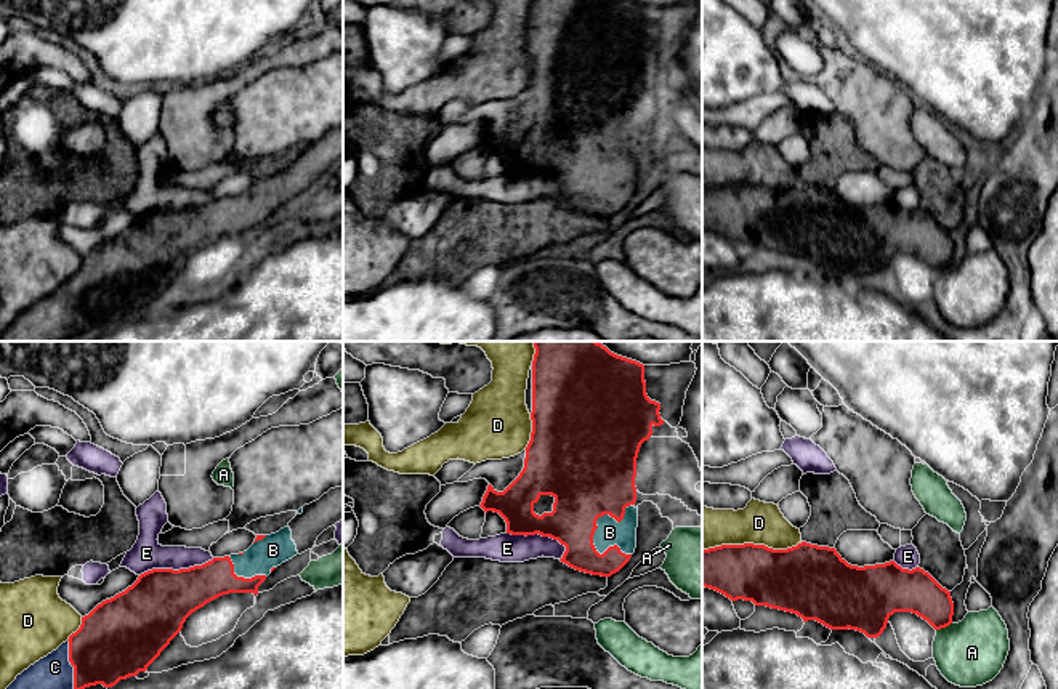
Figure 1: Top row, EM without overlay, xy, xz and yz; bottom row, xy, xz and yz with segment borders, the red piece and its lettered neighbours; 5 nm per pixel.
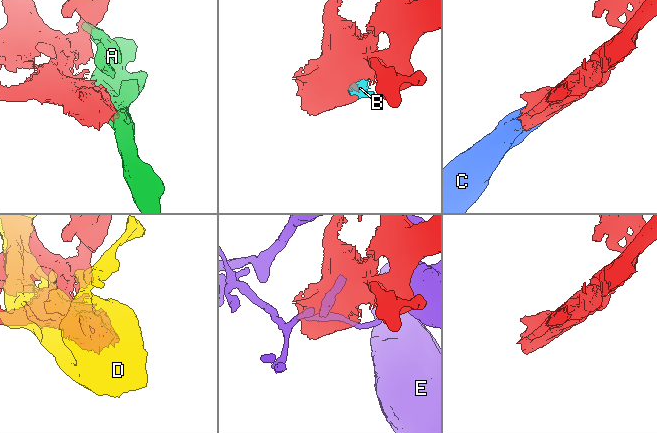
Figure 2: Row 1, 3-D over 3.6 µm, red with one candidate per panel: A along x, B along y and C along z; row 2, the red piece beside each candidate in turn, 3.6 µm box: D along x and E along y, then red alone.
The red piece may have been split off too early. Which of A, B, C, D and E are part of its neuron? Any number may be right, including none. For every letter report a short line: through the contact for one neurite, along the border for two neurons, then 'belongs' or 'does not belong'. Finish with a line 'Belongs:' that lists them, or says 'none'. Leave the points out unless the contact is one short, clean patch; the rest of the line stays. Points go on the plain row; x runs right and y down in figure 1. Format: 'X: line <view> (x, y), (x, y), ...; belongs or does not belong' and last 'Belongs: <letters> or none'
A: does not belong
B: belongs
C: belongs
D: does not belong
E: does not belong
Belongs: B, C

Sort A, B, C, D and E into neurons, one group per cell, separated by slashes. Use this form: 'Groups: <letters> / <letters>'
Groups: A / B C / D / E

